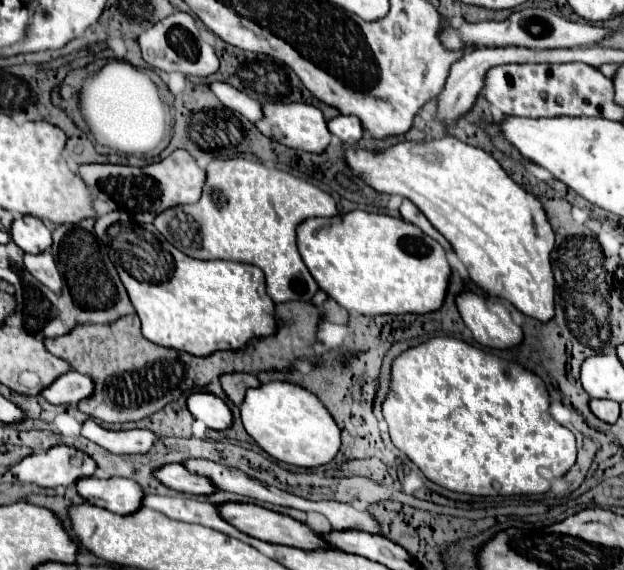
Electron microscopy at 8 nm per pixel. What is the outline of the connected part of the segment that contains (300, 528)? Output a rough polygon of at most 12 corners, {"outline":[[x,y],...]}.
{"outline":[[256,504],[218,506],[244,534],[300,550],[328,550],[322,534]]}

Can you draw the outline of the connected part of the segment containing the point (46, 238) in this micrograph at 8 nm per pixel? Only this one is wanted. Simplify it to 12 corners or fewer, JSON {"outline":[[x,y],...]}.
{"outline":[[34,216],[14,220],[10,236],[24,252],[42,254],[52,234]]}

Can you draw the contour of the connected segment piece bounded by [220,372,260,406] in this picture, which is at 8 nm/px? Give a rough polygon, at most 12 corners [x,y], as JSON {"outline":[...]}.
{"outline":[[222,374],[220,384],[232,404],[240,406],[248,388],[258,386],[254,374]]}

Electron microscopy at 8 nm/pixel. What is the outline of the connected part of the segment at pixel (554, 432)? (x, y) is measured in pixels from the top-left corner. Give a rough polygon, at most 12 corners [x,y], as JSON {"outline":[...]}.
{"outline":[[450,336],[402,352],[392,444],[458,494],[576,462],[544,382]]}

